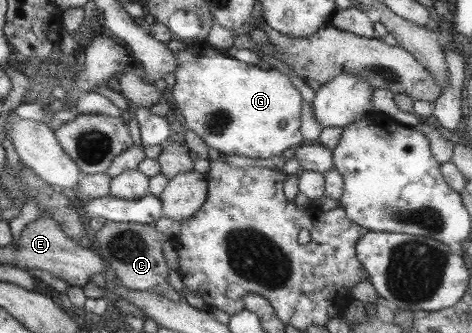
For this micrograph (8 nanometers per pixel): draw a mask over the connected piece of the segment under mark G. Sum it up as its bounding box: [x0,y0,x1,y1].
[168,40,301,158]

